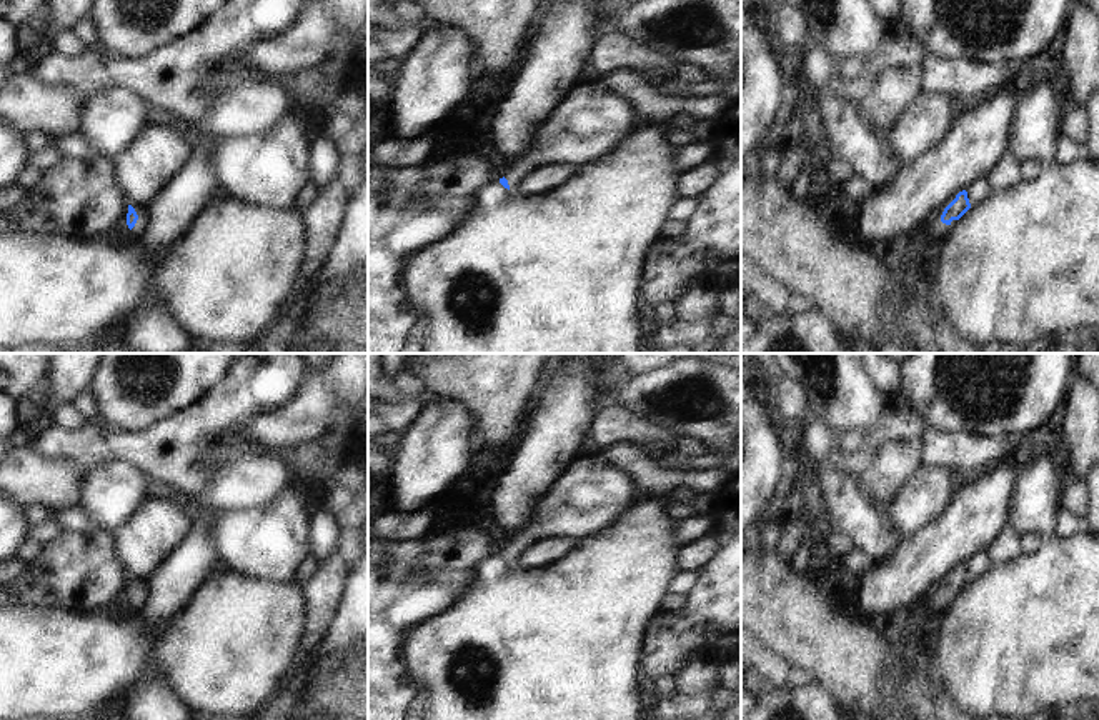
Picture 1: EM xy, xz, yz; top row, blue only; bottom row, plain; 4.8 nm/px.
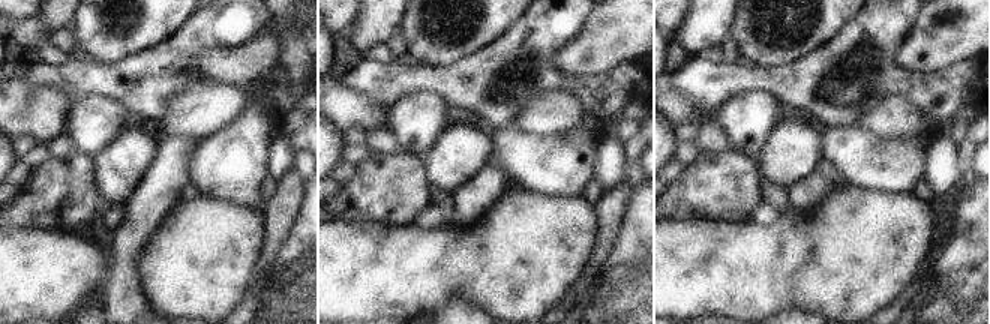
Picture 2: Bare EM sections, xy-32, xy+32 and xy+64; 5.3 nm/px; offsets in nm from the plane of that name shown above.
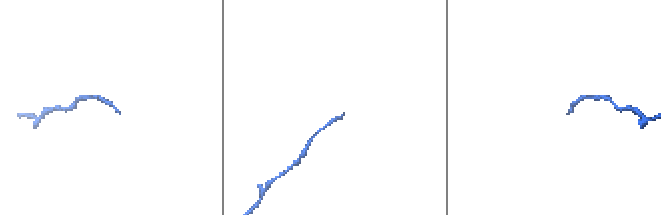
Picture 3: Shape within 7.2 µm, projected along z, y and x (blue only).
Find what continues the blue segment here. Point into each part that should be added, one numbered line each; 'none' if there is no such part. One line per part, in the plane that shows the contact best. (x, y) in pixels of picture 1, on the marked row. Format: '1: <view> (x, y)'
1: xz (590, 122)

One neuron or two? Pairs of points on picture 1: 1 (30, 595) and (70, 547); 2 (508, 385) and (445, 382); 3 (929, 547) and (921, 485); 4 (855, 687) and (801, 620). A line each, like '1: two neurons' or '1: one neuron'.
1: one neuron
2: one neuron
3: two neurons
4: one neuron

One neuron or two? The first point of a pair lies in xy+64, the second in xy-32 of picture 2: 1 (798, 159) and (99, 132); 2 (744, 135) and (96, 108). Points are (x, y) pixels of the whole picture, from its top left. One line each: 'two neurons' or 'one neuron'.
1: two neurons
2: one neuron

